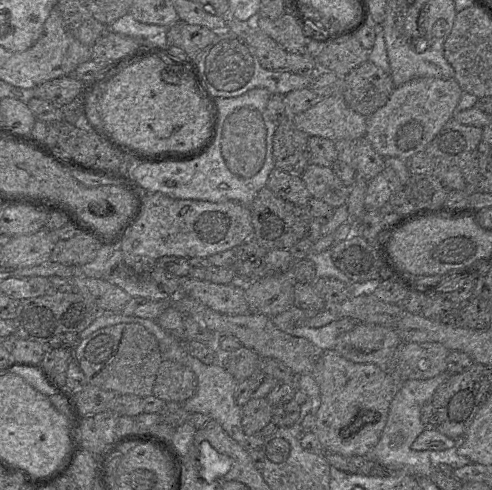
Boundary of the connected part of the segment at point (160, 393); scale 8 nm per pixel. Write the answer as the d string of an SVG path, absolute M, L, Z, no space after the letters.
M163 360L157 371L152 395L165 402L183 403L197 388L193 371L181 363Z

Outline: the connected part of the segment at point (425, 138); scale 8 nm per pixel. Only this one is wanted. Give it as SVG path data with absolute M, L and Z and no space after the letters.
M417 77L396 86L388 101L366 117L365 137L383 158L408 159L424 151L444 124L454 117L462 89L454 78Z

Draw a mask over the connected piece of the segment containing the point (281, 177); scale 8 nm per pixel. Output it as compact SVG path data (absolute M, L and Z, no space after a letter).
M279 168L271 171L267 187L276 195L298 206L307 206L312 198L301 175L290 174Z

